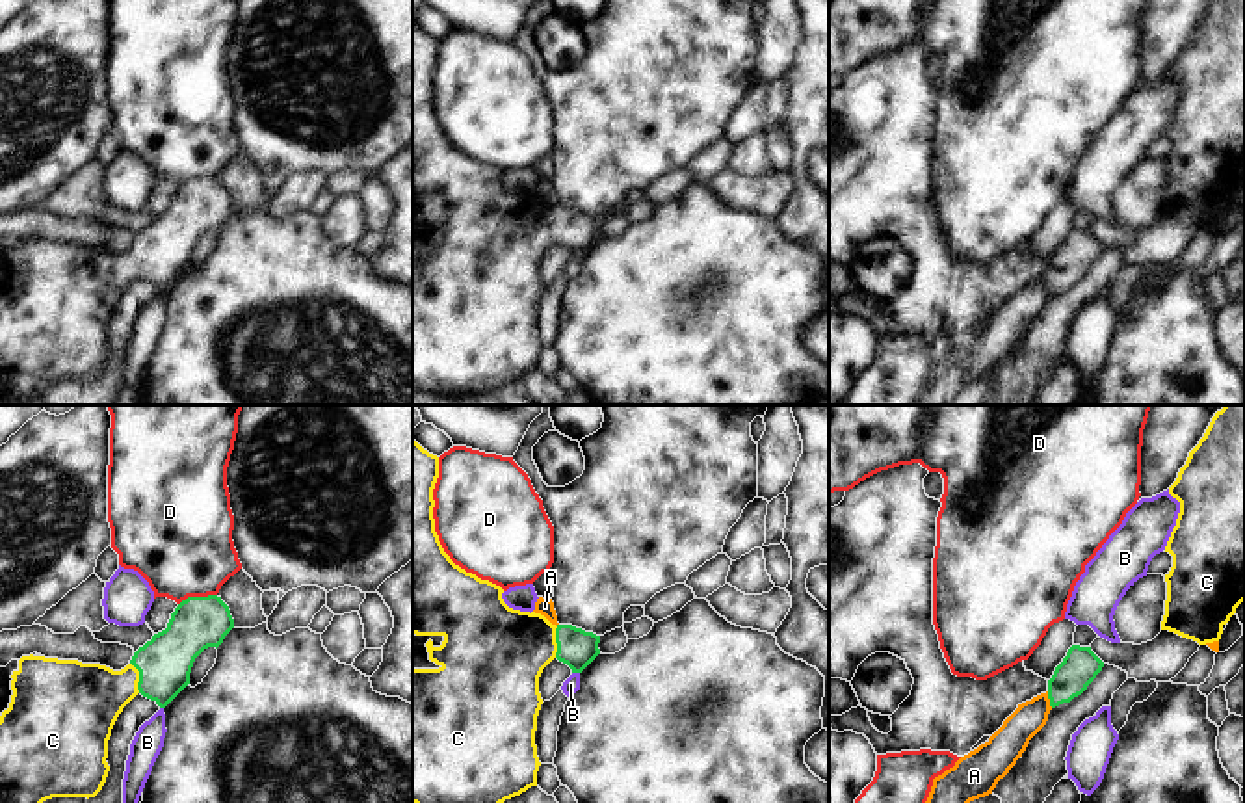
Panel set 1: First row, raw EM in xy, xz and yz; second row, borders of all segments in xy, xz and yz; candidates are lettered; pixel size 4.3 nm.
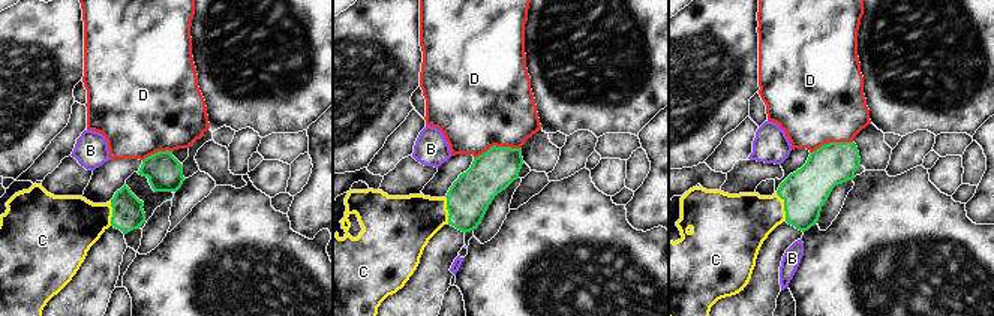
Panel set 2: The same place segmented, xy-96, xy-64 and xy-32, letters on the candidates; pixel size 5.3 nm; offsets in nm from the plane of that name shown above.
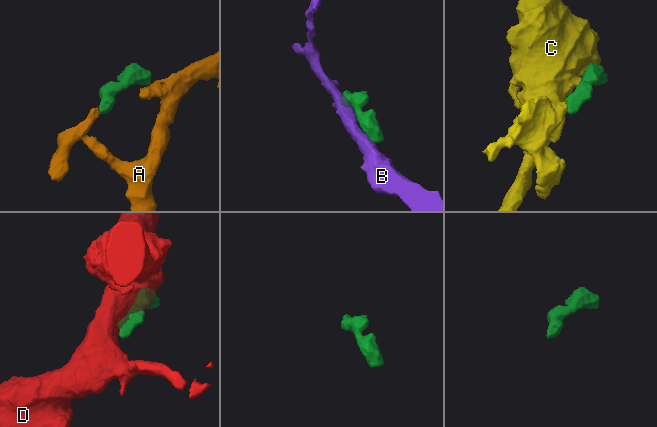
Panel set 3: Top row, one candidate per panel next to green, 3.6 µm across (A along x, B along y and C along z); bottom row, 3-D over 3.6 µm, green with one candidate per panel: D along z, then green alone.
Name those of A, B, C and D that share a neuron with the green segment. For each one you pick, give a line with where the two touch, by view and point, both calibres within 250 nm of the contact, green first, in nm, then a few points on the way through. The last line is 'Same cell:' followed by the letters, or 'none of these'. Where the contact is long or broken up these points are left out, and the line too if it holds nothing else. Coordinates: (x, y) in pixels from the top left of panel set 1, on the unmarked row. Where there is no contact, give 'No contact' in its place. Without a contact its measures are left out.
C: Touches green at xz (556, 225). Thickness 160 nm (green) against 400 nm. Path across: xz (576, 231), (556, 225), (526, 225), (500, 236)
Same cell: C

